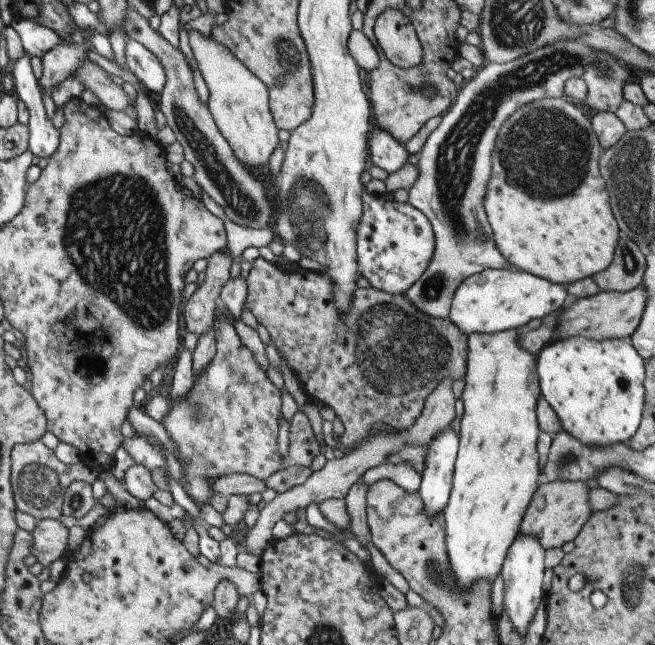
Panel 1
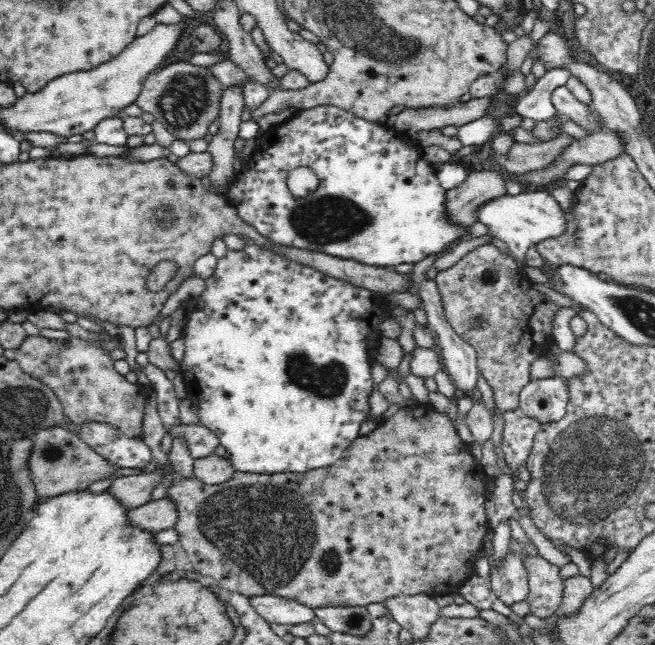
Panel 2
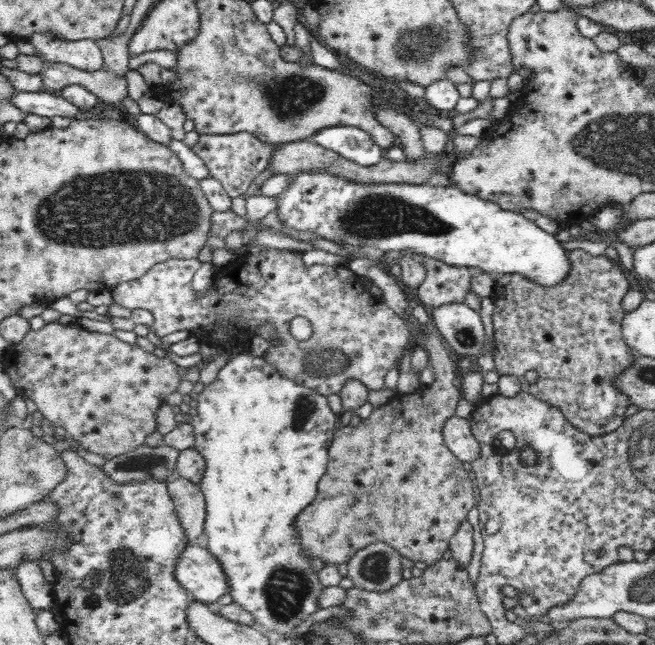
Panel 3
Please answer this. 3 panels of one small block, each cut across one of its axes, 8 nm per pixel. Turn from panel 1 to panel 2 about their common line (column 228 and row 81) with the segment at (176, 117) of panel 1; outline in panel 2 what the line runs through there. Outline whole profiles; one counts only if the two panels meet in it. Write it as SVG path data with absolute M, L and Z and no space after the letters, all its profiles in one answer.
M177 62L163 65L151 73L134 103L142 112L153 114L155 120L161 122L174 138L188 143L196 138L209 137L210 123L218 121L220 116L220 98L223 90L224 87L205 66Z

